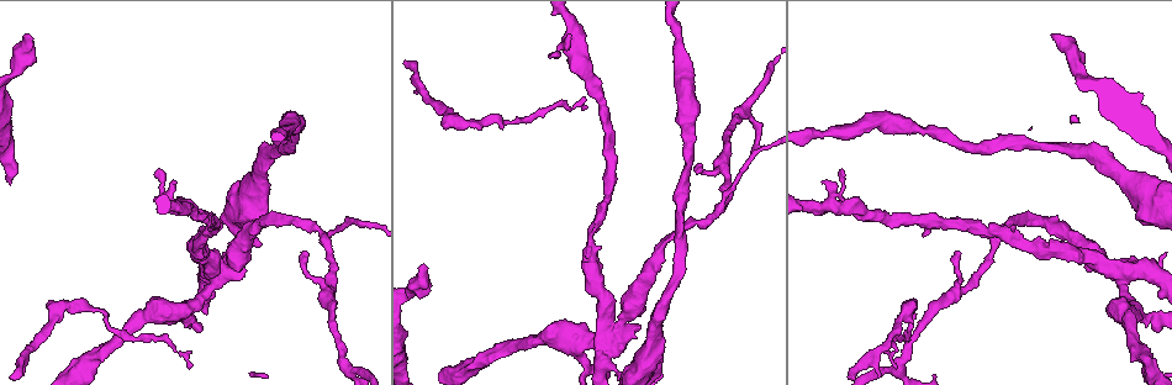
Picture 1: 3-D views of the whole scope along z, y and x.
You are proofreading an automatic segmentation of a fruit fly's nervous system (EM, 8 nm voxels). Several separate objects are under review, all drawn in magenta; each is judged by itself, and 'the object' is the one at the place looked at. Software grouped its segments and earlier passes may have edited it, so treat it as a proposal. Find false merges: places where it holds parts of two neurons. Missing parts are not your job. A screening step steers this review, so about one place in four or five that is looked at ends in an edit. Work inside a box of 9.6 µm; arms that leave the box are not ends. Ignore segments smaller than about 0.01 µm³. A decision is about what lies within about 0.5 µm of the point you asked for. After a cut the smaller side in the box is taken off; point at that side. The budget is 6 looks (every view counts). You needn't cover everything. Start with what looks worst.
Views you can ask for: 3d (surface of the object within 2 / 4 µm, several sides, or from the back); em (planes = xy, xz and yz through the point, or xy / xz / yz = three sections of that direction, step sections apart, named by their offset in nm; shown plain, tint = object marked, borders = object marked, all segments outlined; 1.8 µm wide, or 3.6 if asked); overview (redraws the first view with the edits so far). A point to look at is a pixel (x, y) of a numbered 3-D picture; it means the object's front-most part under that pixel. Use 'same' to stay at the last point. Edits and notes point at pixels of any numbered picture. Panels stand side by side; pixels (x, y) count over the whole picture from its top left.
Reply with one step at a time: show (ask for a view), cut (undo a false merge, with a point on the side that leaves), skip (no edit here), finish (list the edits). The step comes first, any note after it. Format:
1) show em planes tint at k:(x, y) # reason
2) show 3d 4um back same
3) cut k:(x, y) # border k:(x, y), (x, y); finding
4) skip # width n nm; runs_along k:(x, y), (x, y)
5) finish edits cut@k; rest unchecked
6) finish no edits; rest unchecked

show em xy step 8 tint at 1:(219, 275) # four-way junction

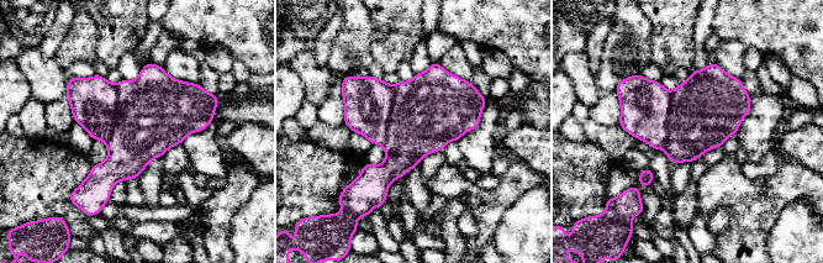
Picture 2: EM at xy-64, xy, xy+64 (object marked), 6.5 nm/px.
show em planes tint same # another direction

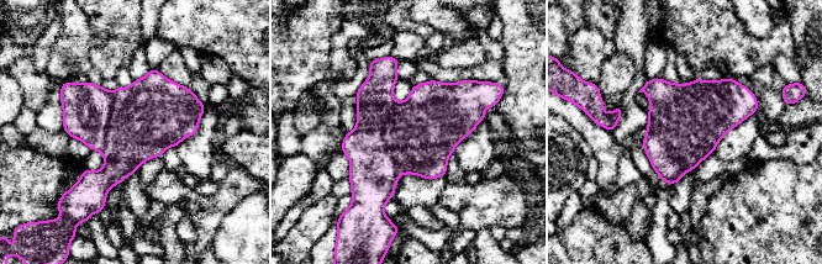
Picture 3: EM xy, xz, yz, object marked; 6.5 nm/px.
cut 3:(373, 174) # width 480 nm; two neurons meet here

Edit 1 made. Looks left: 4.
show em planes borders at 1:(78, 305) # calibre changes

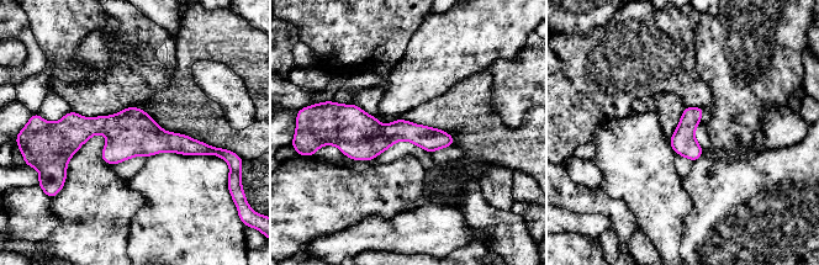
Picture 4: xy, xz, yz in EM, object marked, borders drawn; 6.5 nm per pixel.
skip # continuous, no second neuron

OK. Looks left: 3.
finish edits cut@3; rest unchecked

